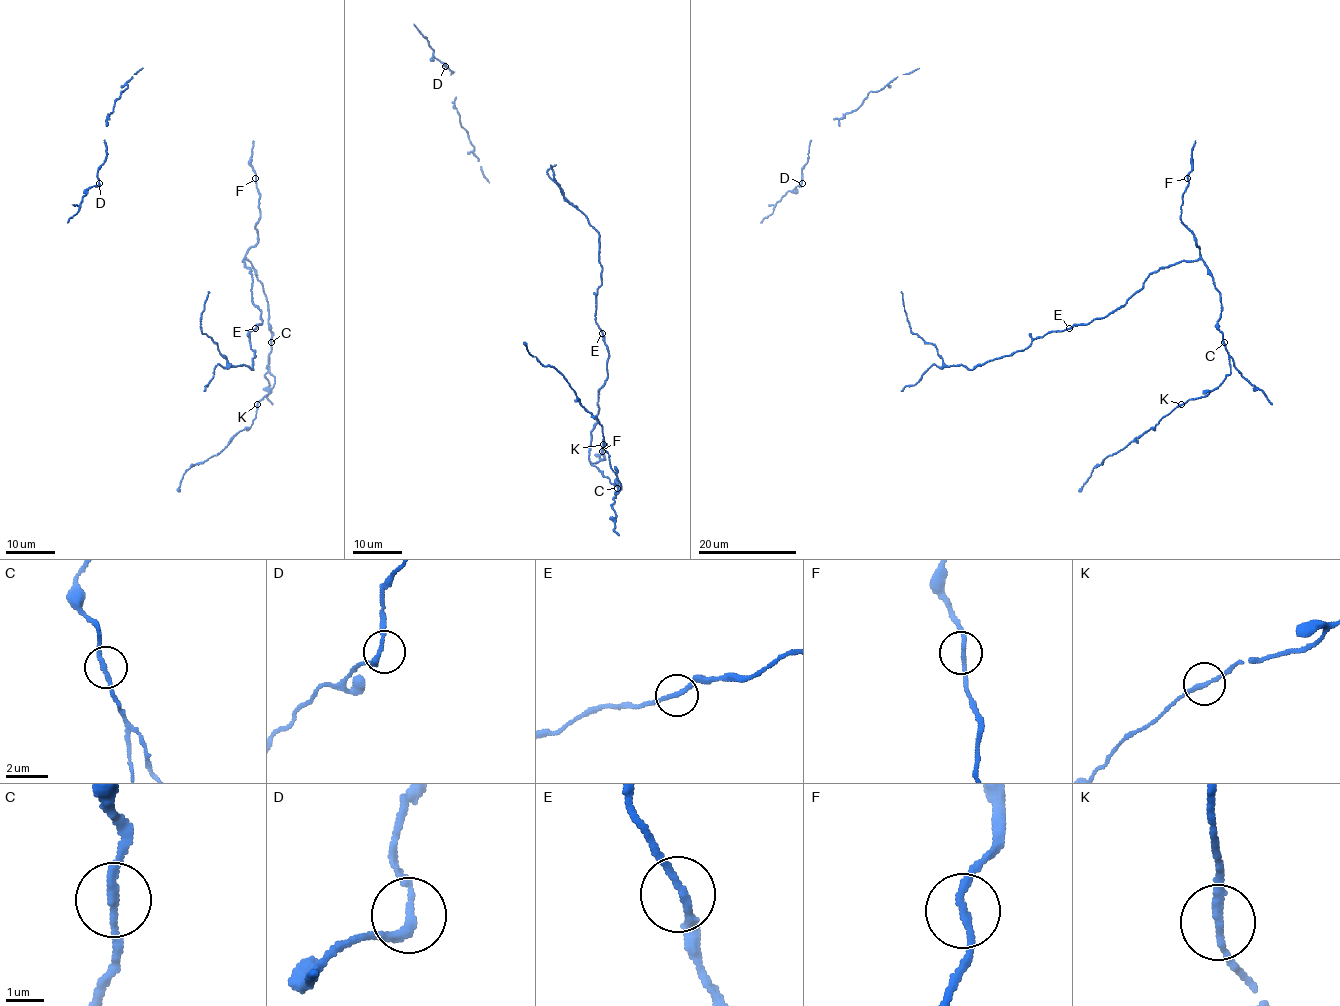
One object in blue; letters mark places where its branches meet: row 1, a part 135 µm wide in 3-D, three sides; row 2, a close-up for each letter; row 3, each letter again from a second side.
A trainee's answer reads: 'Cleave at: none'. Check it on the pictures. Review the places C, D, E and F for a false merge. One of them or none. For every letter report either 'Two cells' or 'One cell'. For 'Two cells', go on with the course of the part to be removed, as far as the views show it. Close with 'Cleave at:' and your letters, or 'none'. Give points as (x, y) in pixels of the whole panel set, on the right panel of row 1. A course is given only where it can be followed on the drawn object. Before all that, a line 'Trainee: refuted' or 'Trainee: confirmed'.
Trainee: confirmed
C: One cell
D: One cell
E: One cell
F: One cell
Cleave at: none

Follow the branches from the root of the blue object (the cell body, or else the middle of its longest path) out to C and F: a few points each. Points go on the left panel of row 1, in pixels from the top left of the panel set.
C: (256, 327), (261, 324), (261, 311), (253, 303), (253, 277), (244, 260), (250, 262), (265, 293), (271, 342)
F: (256, 327), (261, 311), (253, 303), (253, 277), (243, 261), (257, 241), (255, 178)

